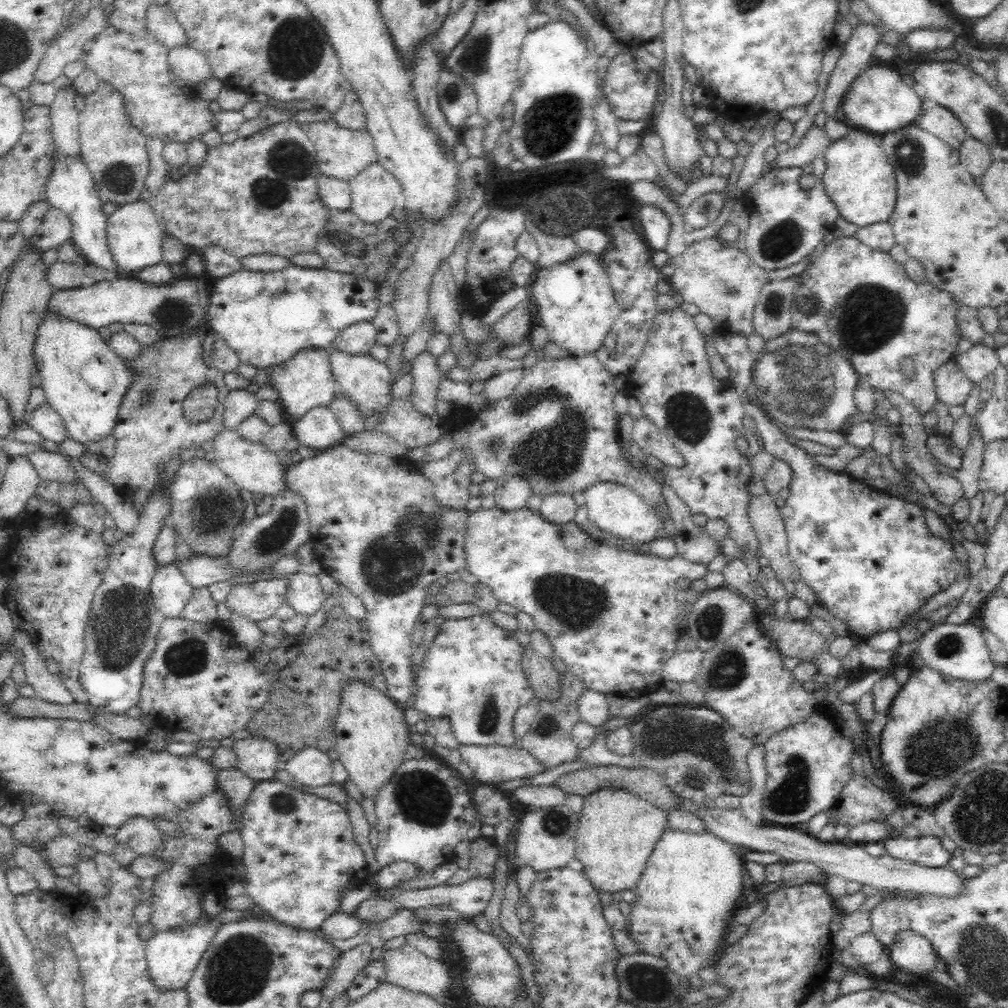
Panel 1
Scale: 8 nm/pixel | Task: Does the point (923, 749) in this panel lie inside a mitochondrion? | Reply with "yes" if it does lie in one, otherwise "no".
yes

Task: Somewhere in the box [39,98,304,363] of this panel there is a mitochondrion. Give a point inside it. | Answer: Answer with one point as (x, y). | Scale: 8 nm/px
(173, 316)

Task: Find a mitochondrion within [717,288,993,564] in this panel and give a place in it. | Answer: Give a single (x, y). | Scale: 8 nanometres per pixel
(799, 383)

